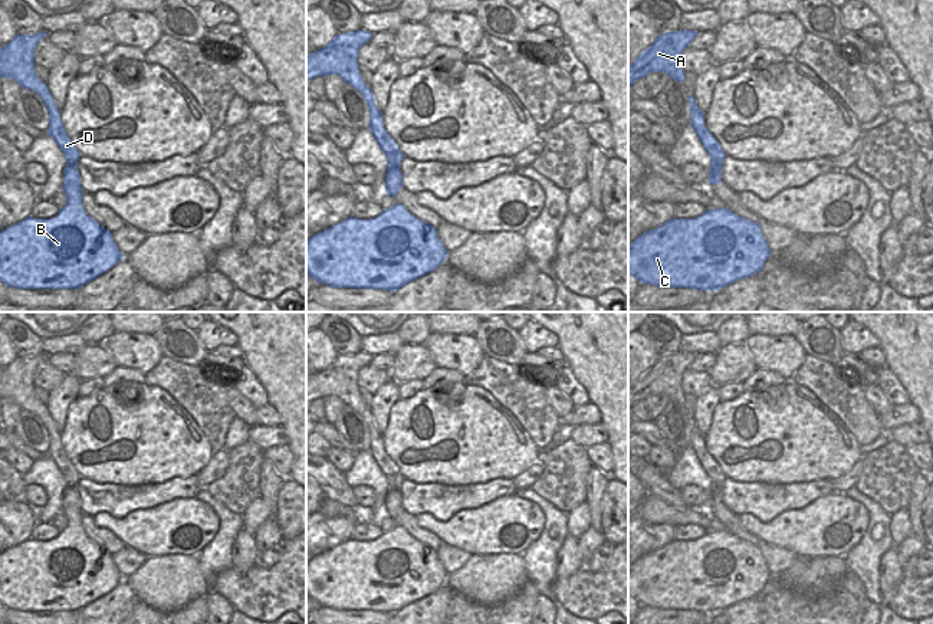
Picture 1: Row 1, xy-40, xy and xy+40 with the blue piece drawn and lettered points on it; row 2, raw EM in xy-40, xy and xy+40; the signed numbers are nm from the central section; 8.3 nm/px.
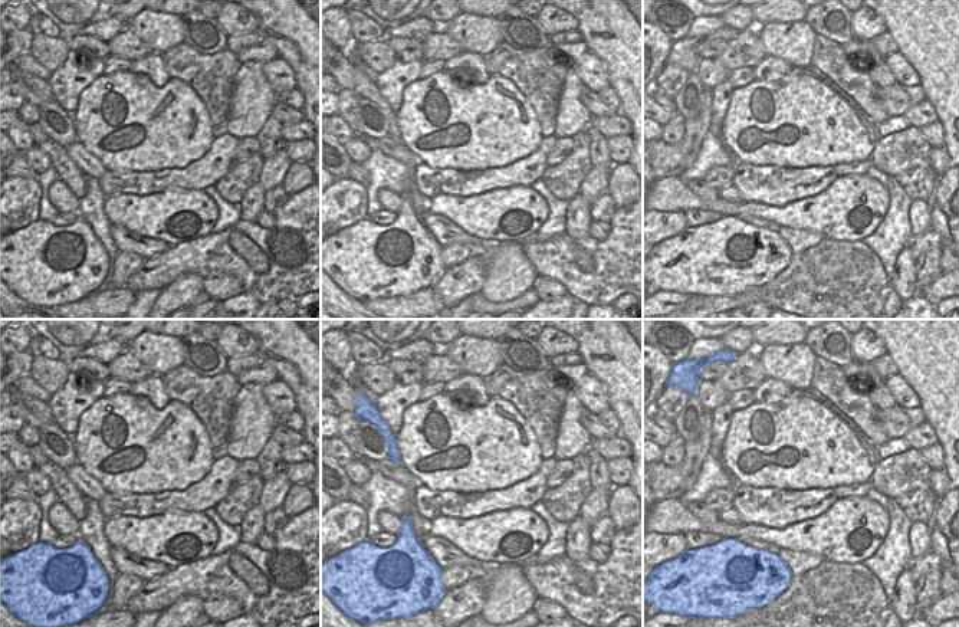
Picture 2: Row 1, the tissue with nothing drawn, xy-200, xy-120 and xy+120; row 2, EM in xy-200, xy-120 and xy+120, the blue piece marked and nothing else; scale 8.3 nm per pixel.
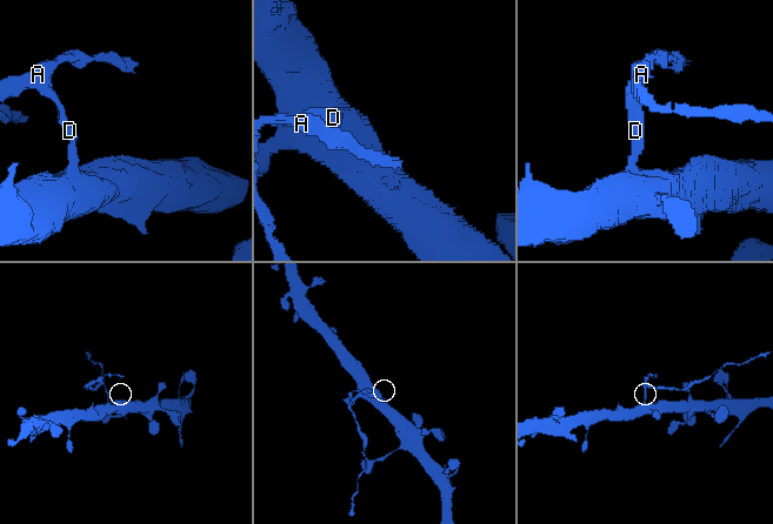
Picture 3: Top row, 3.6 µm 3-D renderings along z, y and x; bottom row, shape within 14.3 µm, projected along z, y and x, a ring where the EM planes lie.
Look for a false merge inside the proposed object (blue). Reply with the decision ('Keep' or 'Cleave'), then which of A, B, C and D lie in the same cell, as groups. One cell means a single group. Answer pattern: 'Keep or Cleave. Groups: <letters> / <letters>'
Cleave. Groups: A D / B C

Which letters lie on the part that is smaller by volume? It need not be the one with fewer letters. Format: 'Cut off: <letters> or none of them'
Cut off: A, D

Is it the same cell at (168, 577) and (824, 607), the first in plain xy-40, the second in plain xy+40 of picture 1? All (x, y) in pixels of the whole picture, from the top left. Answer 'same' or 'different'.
different

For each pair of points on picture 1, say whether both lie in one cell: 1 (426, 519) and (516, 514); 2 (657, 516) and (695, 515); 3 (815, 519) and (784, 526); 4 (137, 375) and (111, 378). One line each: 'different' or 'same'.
1: same
2: same
3: same
4: same

